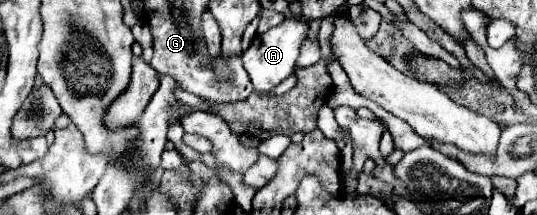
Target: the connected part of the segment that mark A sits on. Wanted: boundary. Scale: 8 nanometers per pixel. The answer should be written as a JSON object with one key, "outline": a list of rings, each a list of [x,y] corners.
{"outline":[[[287,19],[275,29],[257,35],[251,43],[251,47],[243,53],[243,67],[253,83],[253,89],[257,93],[269,93],[273,87],[277,87],[285,77],[289,77],[295,69],[295,61],[299,57],[301,43],[307,37],[307,19]]]}

